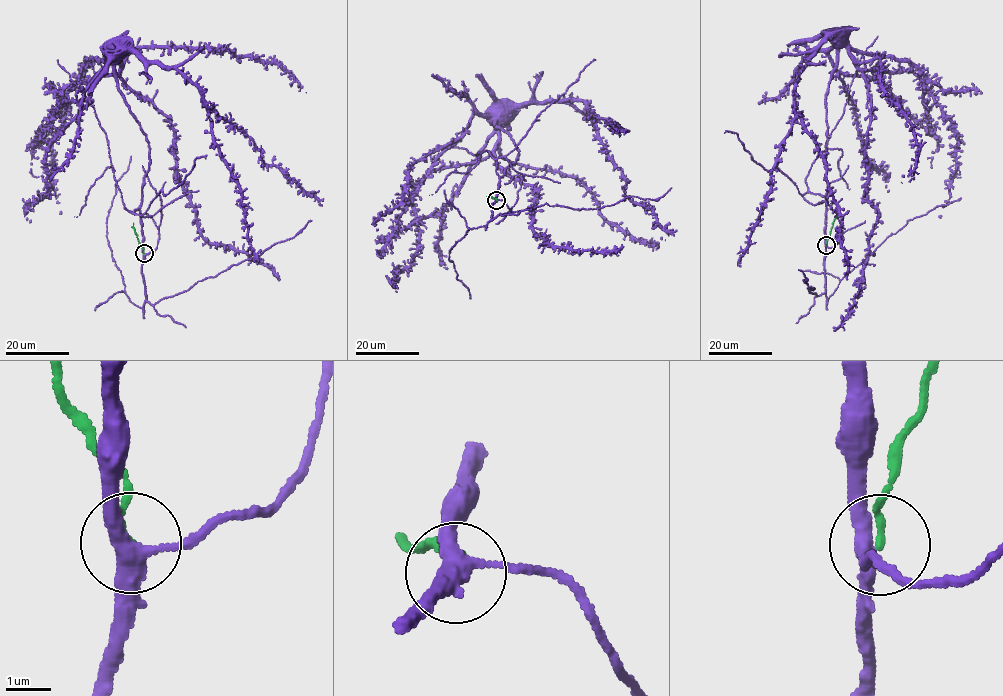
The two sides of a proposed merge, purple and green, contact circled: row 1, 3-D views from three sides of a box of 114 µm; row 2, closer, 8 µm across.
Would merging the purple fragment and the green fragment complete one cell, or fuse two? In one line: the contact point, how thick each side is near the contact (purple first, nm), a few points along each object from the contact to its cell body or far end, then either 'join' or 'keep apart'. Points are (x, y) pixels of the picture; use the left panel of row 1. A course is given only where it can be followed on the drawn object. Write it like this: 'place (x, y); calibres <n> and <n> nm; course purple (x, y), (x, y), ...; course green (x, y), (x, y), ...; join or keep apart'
place (144, 253); calibres 320 and 160 nm; course purple (144, 254), (139, 205), (144, 176), (148, 169), (148, 141), (118, 88), (114, 64), (109, 59); course green (144, 254), (133, 223); keep apart

